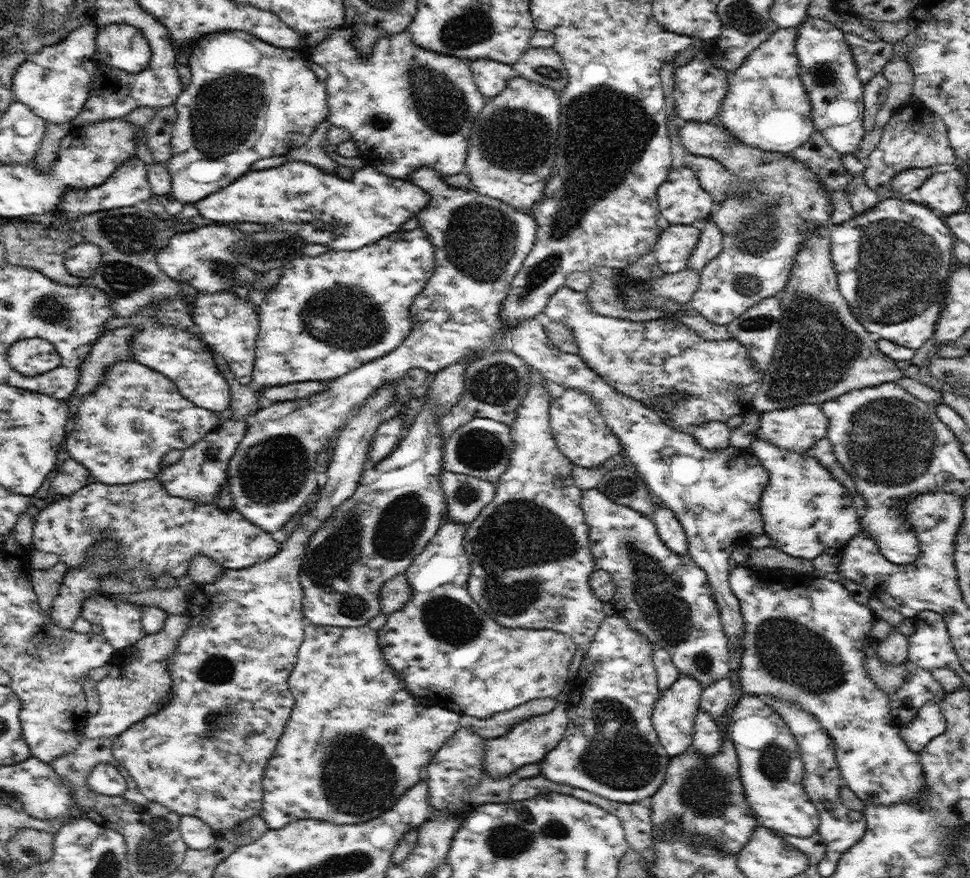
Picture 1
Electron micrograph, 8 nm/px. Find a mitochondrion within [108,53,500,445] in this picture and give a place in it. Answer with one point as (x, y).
(223, 111)

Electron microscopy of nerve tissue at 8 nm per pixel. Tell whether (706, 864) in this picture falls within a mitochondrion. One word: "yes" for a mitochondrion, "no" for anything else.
no

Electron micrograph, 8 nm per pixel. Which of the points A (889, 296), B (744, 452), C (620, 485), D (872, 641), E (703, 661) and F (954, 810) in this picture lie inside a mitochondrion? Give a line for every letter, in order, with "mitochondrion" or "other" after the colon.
A: mitochondrion
B: other
C: mitochondrion
D: other
E: mitochondrion
F: mitochondrion

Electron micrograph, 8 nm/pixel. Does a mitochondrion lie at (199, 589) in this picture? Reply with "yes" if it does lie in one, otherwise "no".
no

